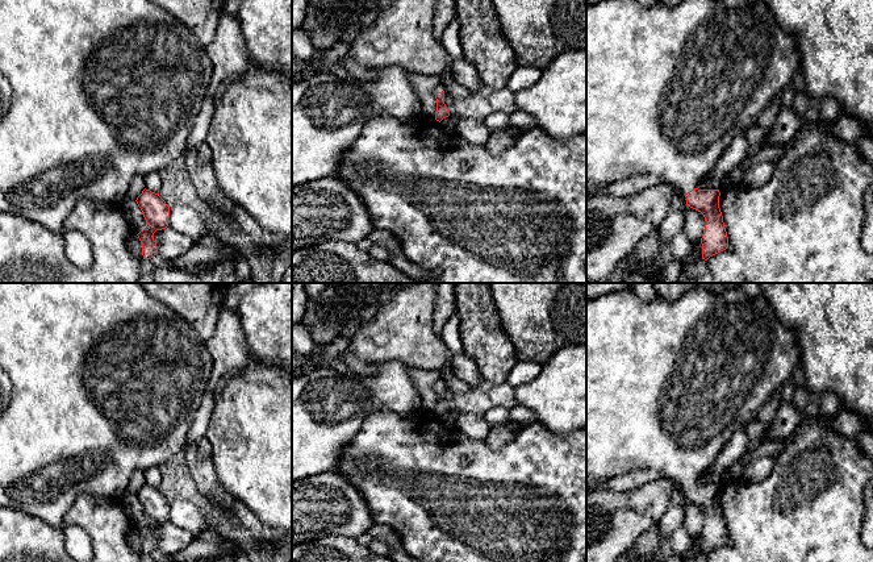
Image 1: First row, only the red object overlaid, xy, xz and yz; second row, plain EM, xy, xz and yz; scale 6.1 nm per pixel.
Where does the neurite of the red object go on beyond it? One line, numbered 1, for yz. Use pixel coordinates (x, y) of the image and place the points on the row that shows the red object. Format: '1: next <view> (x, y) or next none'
1: next yz (668, 88)

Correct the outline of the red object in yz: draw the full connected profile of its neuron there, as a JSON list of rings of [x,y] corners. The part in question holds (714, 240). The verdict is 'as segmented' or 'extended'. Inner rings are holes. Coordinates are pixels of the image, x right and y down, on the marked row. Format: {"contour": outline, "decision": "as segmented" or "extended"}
{"contour": [[[603,0],[586,5],[586,184],[610,184],[630,176],[656,175],[673,188],[685,192],[686,205],[701,212],[706,225],[701,238],[702,259],[726,250],[728,237],[719,208],[719,190],[698,190],[699,182],[717,163],[734,137],[755,125],[763,109],[778,93],[790,87],[797,70],[801,68],[801,53],[794,34],[786,32],[776,20],[764,0],[682,0],[667,7],[656,1],[653,5],[642,5],[636,0]]], "decision": "extended"}

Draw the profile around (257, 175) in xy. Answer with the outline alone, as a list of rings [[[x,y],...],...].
[[[260,66],[251,68],[241,78],[225,82],[214,97],[216,109],[205,142],[213,153],[212,166],[222,192],[237,205],[246,209],[266,230],[280,236],[292,243],[292,89],[277,74]]]

